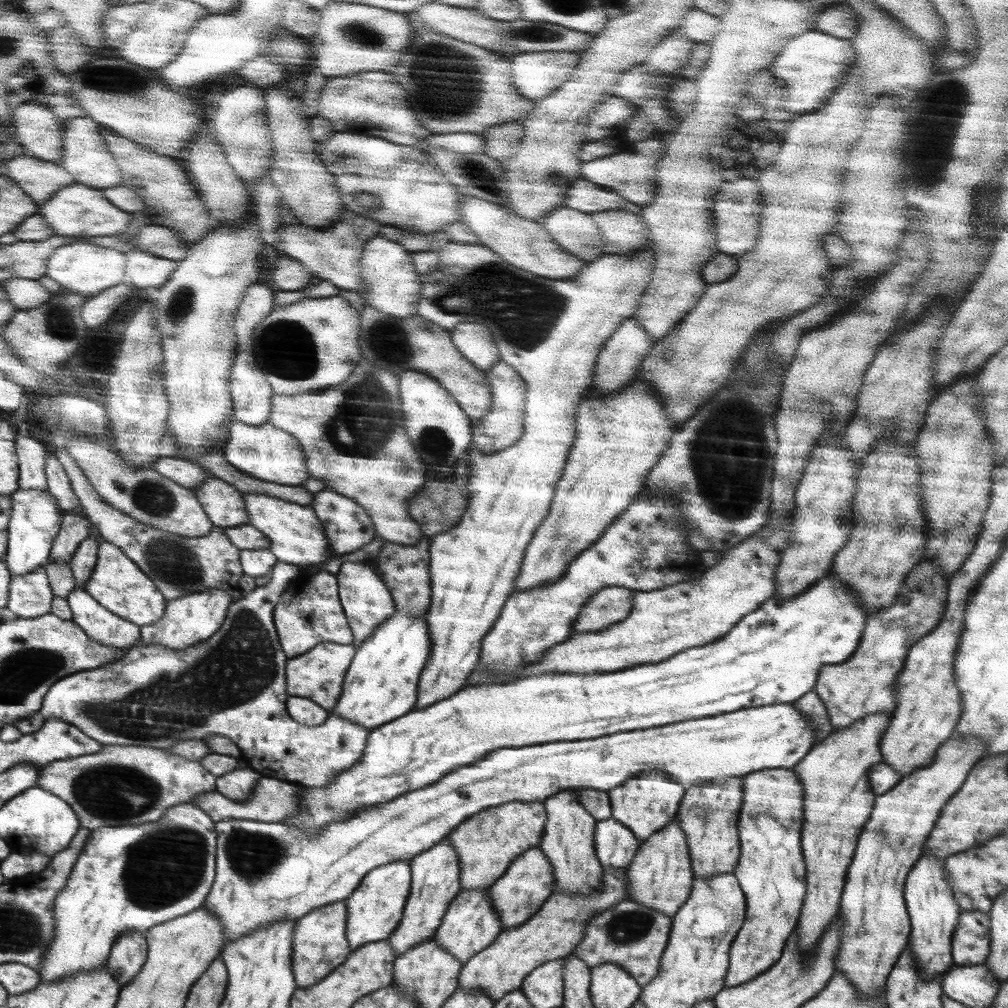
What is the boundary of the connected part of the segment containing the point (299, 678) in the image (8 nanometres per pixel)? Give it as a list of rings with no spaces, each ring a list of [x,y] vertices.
[[[324,642],[324,646],[316,646],[312,654],[304,654],[304,658],[290,658],[287,663],[287,691],[292,697],[304,697],[315,700],[330,712],[342,697],[347,671],[354,661],[353,644]]]

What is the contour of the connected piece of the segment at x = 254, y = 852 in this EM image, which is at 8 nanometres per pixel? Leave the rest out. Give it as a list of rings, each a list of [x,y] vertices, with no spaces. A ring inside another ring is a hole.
[[[792,703],[772,704],[772,706],[758,706],[756,710],[738,710],[736,714],[722,714],[720,718],[694,718],[692,722],[678,722],[676,726],[662,726],[660,730],[636,730],[636,732],[628,732],[628,734],[612,734],[612,738],[604,736],[604,738],[592,738],[592,740],[584,740],[584,742],[552,742],[552,744],[544,744],[544,746],[528,746],[528,748],[508,748],[508,750],[496,750],[496,754],[492,754],[492,758],[484,758],[484,762],[467,765],[452,773],[444,774],[444,777],[432,786],[420,788],[418,790],[409,790],[408,793],[402,794],[399,798],[394,798],[390,802],[378,804],[378,806],[370,806],[370,808],[360,808],[354,816],[342,820],[342,822],[332,822],[328,826],[322,826],[322,830],[318,834],[310,834],[310,832],[300,832],[288,824],[277,822],[260,822],[250,819],[228,819],[217,823],[219,831],[219,860],[216,884],[212,888],[211,896],[206,902],[206,907],[212,909],[212,913],[216,913],[222,917],[222,923],[226,925],[226,944],[234,939],[238,939],[254,929],[266,927],[274,921],[280,919],[296,919],[303,917],[305,914],[312,912],[312,909],[318,909],[321,906],[336,902],[345,901],[354,893],[362,884],[362,880],[372,869],[380,865],[388,864],[396,860],[412,860],[412,858],[423,853],[425,850],[442,841],[444,837],[456,829],[456,826],[462,825],[464,821],[476,813],[487,809],[493,805],[503,805],[512,801],[546,801],[548,797],[554,797],[556,793],[566,789],[590,788],[596,790],[608,791],[615,789],[630,780],[635,775],[647,773],[650,770],[660,770],[668,773],[670,778],[674,778],[685,788],[700,785],[706,782],[714,782],[717,779],[724,777],[735,777],[750,774],[752,772],[771,769],[785,768],[791,769],[799,765],[811,749],[816,745],[816,734],[814,734],[814,723],[806,718],[802,711],[796,709]]]

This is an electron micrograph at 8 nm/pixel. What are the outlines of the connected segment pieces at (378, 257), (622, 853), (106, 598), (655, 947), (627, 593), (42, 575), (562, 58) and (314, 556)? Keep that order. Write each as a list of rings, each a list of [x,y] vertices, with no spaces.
[[[374,236],[362,246],[360,262],[363,288],[367,292],[366,304],[400,318],[417,314],[422,296],[422,276],[415,269],[409,250],[386,237]]]
[[[612,817],[598,820],[594,830],[594,849],[603,869],[627,868],[641,846],[632,829]]]
[[[96,526],[92,528],[91,536],[98,537],[102,541],[102,546],[100,546],[99,565],[88,581],[88,592],[99,599],[104,606],[122,615],[123,618],[131,619],[139,626],[144,627],[162,621],[166,616],[169,601],[160,587],[156,586],[155,579],[120,546],[108,542]]]
[[[625,901],[608,910],[602,910],[592,920],[588,920],[584,938],[580,940],[579,946],[572,950],[572,955],[583,959],[589,967],[606,962],[616,963],[628,970],[640,985],[646,986],[659,974],[660,962],[670,941],[671,929],[670,915],[646,905]]]
[[[612,586],[612,590],[604,590],[604,594],[594,594],[592,598],[588,598],[583,610],[580,610],[580,618],[577,619],[572,632],[574,630],[576,632],[584,632],[584,630],[596,632],[614,622],[624,620],[632,610],[635,593],[633,590]]]
[[[45,565],[26,576],[14,575],[8,608],[18,618],[41,618],[52,613],[56,597],[56,591],[52,587],[48,568]]]
[[[578,51],[522,53],[512,58],[512,84],[522,96],[540,100],[559,89],[581,60]]]
[[[244,493],[244,502],[247,503],[249,524],[268,536],[271,540],[269,549],[278,561],[299,566],[311,565],[317,569],[334,567],[340,562],[330,554],[332,548],[328,546],[327,532],[311,506],[264,493]]]

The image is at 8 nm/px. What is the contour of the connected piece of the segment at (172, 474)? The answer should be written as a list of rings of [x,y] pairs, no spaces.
[[[184,456],[160,457],[154,463],[154,469],[160,472],[160,474],[164,474],[164,476],[179,482],[182,486],[194,490],[200,487],[200,485],[204,485],[204,481],[208,477],[215,476],[212,472],[208,472],[204,466],[192,462]]]

